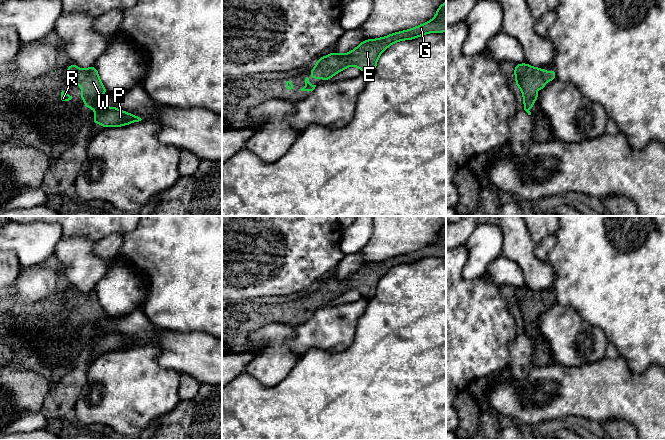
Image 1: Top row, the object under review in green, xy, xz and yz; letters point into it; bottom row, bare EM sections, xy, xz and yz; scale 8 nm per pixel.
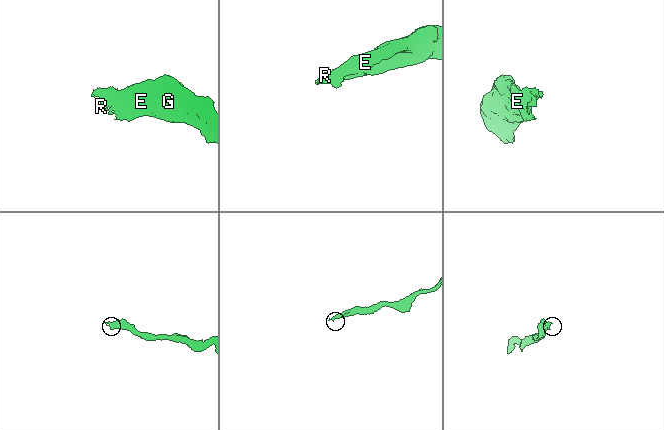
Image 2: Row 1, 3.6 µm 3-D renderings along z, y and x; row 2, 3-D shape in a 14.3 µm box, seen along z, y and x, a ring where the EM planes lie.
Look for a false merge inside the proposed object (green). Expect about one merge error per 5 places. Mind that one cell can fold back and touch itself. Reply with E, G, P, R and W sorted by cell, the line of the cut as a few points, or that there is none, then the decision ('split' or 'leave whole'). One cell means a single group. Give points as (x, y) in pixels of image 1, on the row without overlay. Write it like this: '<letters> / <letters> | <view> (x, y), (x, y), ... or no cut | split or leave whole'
E G P R W | no cut | leave whole

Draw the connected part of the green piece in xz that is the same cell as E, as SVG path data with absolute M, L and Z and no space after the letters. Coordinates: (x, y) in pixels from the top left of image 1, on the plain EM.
M446 225L439 230L435 241L426 247L382 262L364 264L355 273L345 278L334 275L317 283L315 291L310 295L311 302L327 305L351 290L356 290L370 299L376 293L379 280L392 268L412 264L427 257L441 256L446 256Z

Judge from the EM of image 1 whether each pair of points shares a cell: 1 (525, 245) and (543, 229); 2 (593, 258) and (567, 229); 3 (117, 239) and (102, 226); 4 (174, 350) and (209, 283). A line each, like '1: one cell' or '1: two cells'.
1: two cells
2: one cell
3: two cells
4: two cells

